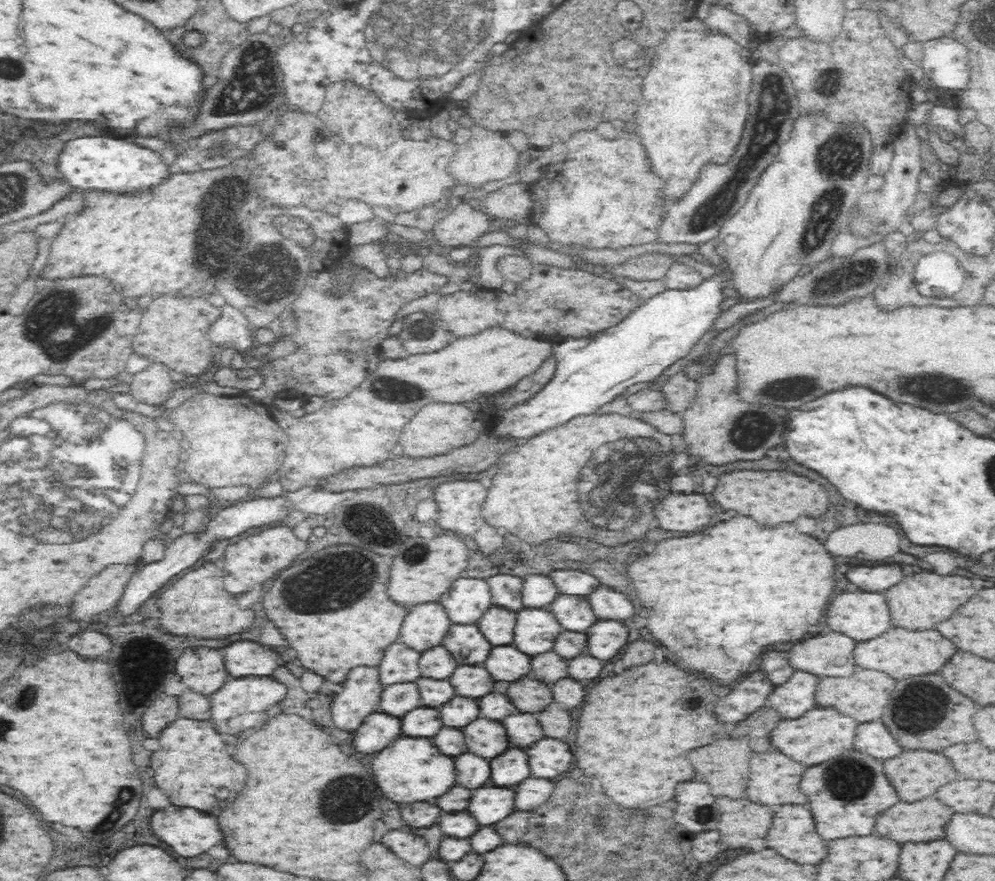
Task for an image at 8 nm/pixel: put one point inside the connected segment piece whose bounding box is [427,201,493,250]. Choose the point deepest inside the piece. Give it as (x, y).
(465, 224)

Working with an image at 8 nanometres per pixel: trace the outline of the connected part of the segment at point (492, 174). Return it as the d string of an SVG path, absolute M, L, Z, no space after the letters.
M471 119L473 126L472 135L464 143L458 144L458 156L450 168L450 175L458 180L459 184L469 186L470 189L476 189L481 192L481 186L492 180L504 180L517 170L516 164L520 160L518 150L512 148L512 144L506 136L490 130L482 130L482 126Z

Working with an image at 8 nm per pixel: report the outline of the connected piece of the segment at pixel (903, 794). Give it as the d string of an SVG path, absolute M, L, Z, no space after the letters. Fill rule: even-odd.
M924 750L904 752L898 758L886 760L884 772L890 778L890 782L894 782L894 788L898 790L900 798L908 804L912 804L916 800L922 800L926 796L932 796L932 794L936 794L938 788L962 778L962 774L958 774L958 770L952 766L952 762L946 756L934 754L934 752L924 752Z

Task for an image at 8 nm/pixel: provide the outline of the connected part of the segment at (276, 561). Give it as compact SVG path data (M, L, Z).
M278 526L278 528L264 530L264 532L256 530L253 534L256 536L248 536L248 538L225 548L225 554L218 566L224 568L226 592L232 592L235 595L250 592L254 586L276 578L276 574L280 570L290 568L290 564L294 564L294 560L300 554L308 552L307 542L296 538L288 526Z

